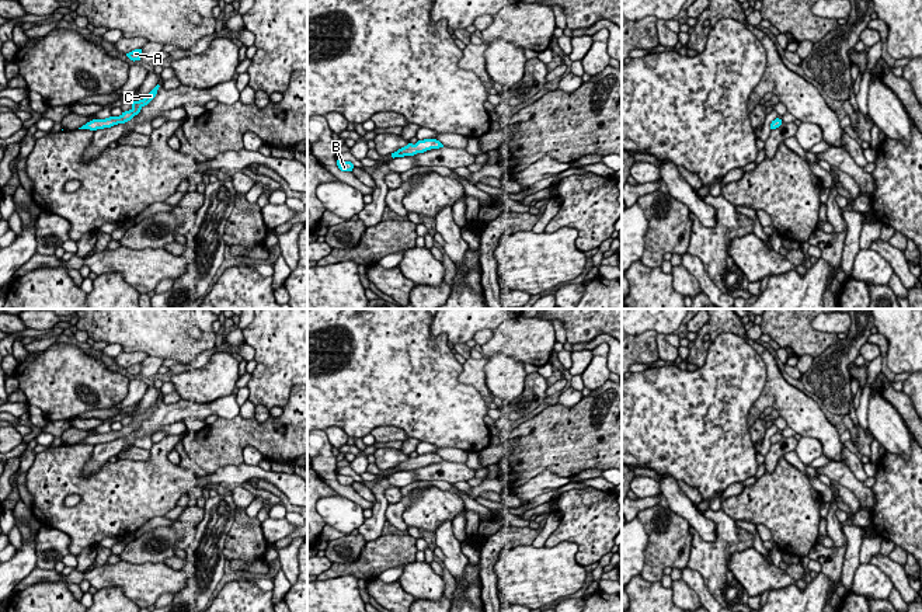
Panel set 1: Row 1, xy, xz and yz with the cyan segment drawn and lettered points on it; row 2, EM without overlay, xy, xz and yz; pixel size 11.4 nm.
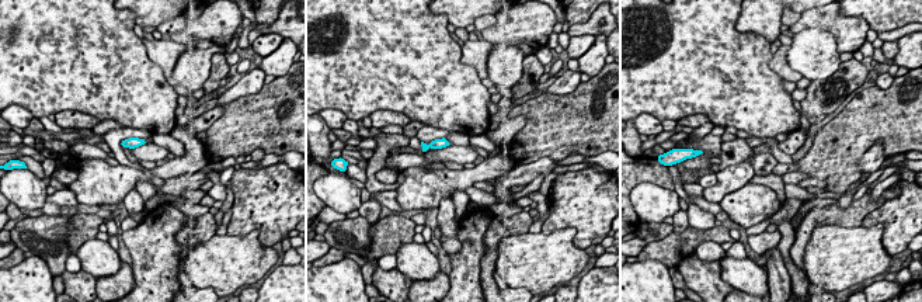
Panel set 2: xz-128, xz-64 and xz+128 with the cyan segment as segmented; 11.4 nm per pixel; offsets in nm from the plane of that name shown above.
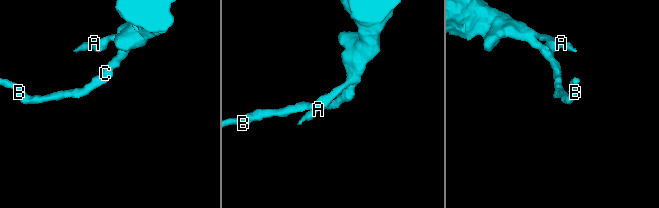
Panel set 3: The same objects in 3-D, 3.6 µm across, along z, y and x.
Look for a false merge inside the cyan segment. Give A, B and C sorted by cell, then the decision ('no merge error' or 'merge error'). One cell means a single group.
A B C | no merge error

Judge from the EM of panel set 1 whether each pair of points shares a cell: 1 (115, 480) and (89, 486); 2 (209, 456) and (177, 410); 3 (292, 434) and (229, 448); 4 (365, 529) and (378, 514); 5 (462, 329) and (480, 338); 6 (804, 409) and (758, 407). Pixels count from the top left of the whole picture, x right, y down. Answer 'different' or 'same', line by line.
1: same
2: different
3: same
4: same
5: different
6: same

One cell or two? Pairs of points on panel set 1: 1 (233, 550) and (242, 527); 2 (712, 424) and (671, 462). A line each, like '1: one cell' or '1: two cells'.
1: one cell
2: one cell

